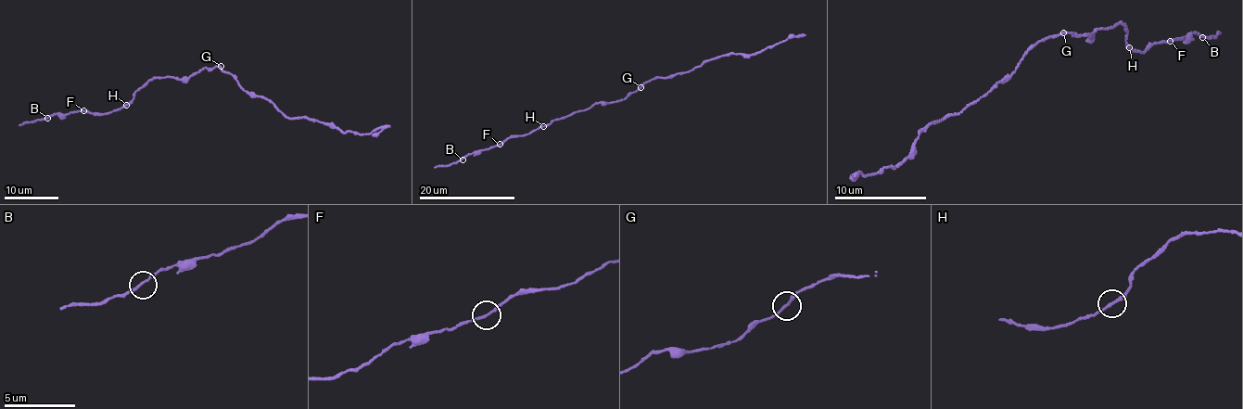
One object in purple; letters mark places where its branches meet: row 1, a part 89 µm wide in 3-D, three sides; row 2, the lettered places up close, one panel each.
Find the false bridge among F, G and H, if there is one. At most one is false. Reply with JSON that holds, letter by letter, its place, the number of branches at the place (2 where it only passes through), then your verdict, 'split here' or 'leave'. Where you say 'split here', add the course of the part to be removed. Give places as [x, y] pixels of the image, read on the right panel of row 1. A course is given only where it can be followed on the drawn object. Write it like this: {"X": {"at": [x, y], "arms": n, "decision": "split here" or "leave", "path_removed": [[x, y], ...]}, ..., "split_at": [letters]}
{"F": {"at": [1170, 41], "arms": 2, "decision": "leave"}, "G": {"at": [1063, 32], "arms": 2, "decision": "leave"}, "H": {"at": [1129, 47], "arms": 2, "decision": "leave"}, "split_at": []}

